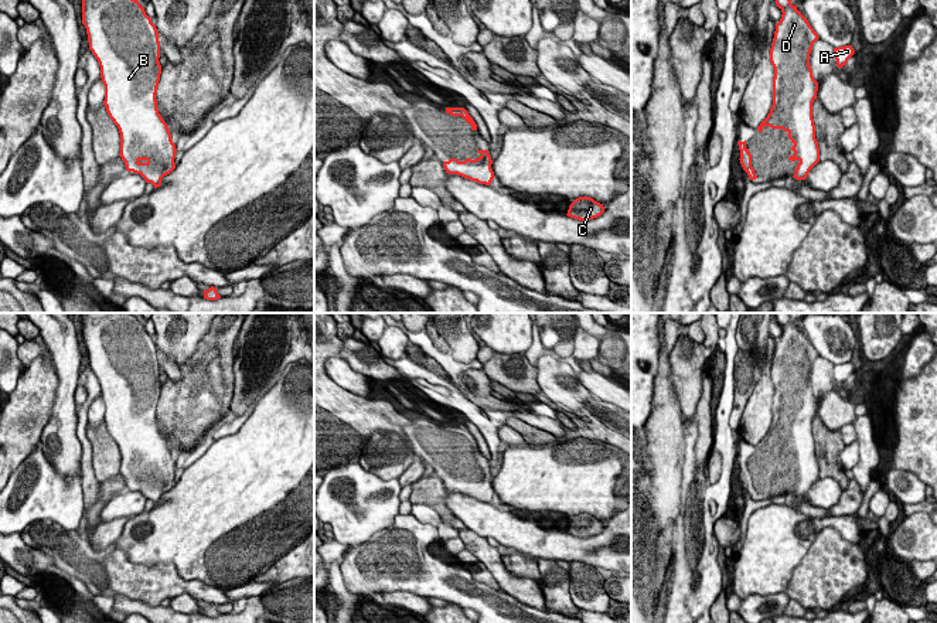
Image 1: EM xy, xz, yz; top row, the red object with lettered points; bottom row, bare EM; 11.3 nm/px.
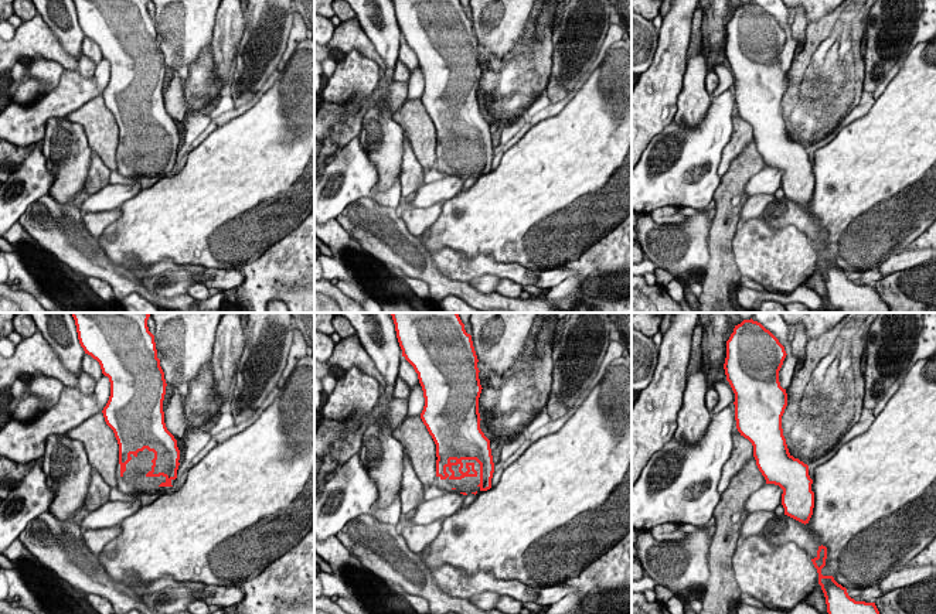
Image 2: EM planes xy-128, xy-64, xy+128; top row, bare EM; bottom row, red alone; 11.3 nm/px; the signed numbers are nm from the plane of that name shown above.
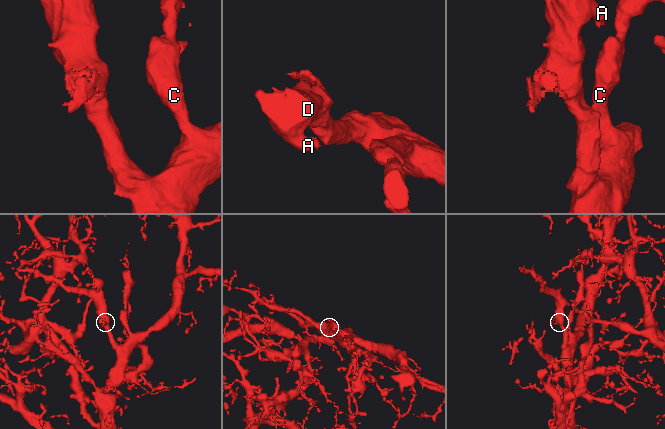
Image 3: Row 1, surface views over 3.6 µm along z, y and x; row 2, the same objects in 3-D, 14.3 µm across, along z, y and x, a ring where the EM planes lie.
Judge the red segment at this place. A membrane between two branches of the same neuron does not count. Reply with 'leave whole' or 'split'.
leave whole

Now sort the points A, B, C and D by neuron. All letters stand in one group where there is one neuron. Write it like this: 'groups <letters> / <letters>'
groups A B C D

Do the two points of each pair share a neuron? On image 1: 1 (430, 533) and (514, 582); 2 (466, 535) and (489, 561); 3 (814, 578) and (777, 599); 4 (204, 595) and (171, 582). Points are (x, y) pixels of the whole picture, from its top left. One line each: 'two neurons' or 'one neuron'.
1: two neurons
2: one neuron
3: two neurons
4: one neuron

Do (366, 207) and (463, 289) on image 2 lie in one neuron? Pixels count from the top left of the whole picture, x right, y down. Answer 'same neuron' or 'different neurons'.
same neuron

